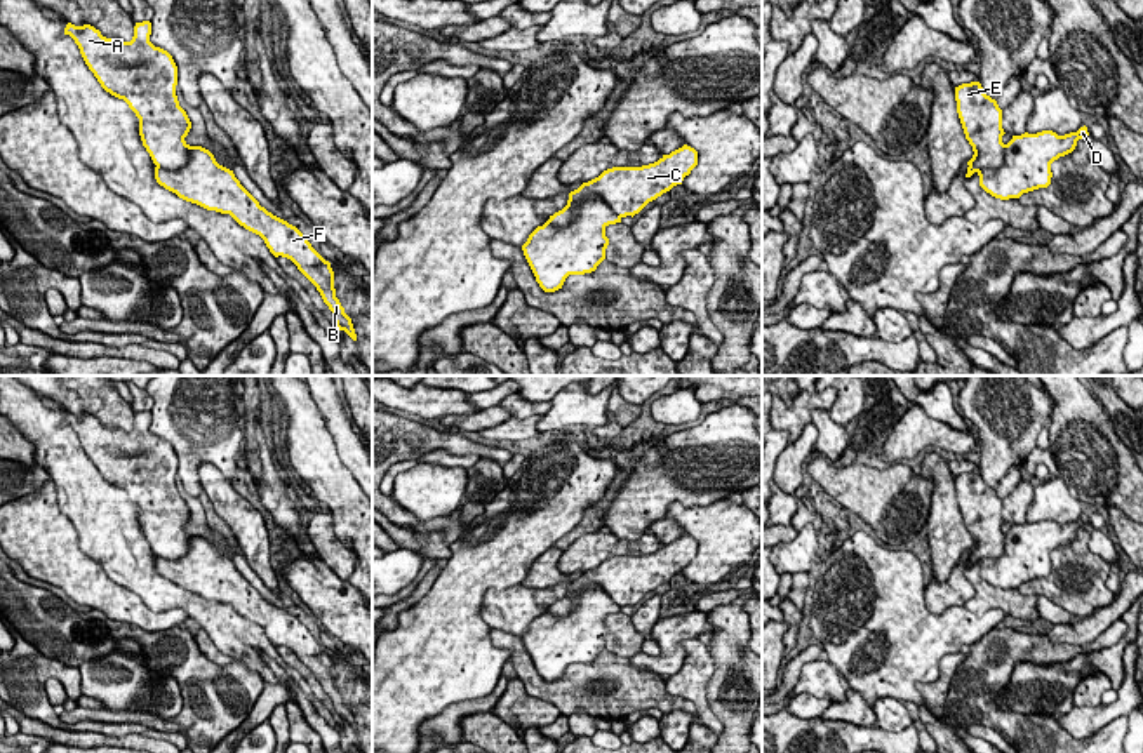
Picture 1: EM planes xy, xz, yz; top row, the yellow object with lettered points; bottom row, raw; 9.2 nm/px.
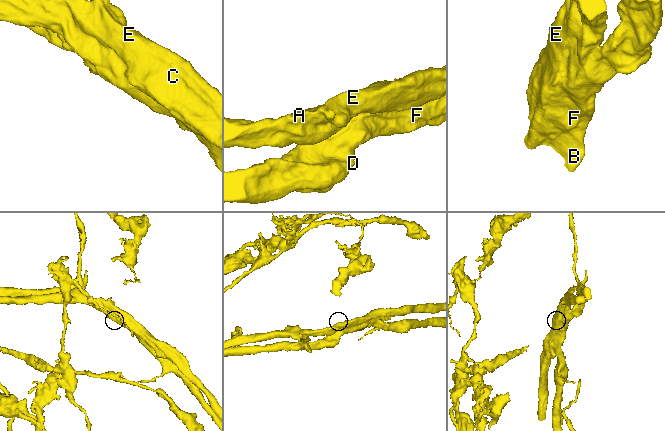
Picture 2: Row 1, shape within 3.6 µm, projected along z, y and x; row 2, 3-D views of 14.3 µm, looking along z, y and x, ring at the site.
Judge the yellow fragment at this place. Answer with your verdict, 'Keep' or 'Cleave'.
Cleave

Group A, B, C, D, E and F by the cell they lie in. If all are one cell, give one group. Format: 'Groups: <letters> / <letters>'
Groups: A C E / B D F

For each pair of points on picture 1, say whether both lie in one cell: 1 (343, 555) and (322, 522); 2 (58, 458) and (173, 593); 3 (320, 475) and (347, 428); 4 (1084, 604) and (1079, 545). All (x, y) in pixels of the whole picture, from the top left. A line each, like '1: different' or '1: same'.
1: same
2: same
3: different
4: same

